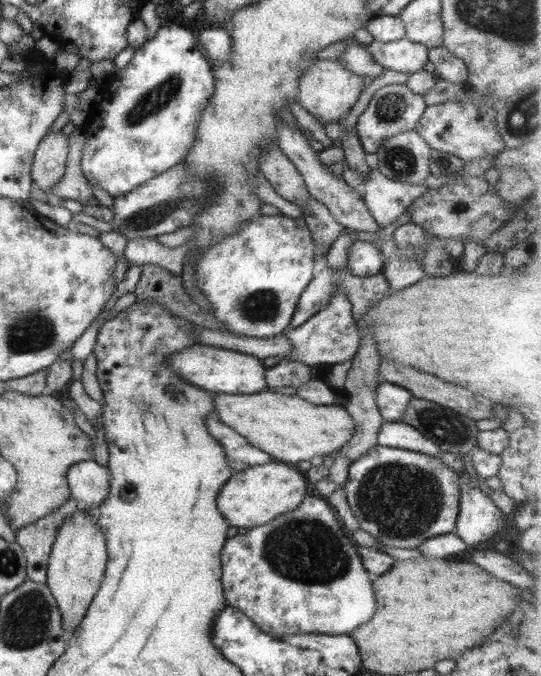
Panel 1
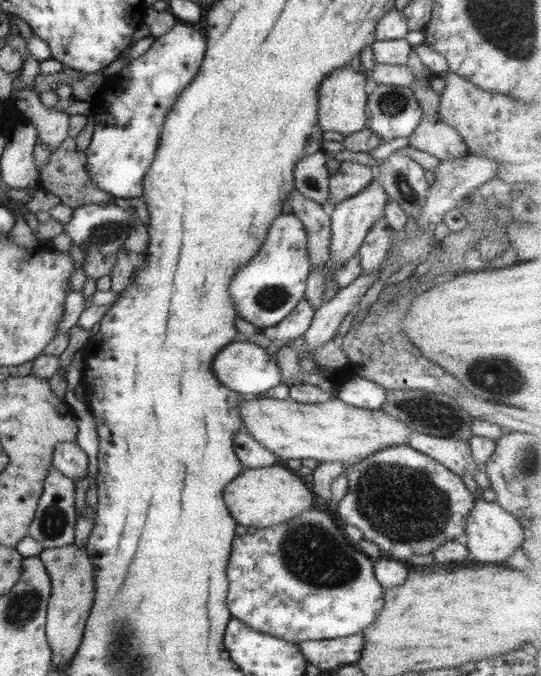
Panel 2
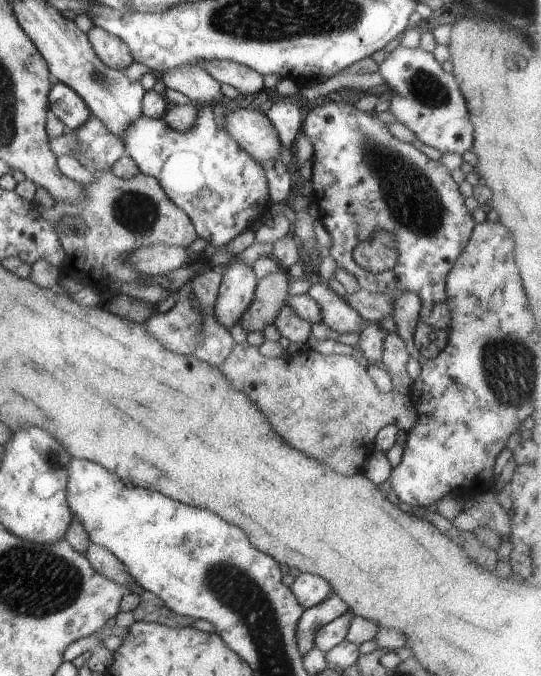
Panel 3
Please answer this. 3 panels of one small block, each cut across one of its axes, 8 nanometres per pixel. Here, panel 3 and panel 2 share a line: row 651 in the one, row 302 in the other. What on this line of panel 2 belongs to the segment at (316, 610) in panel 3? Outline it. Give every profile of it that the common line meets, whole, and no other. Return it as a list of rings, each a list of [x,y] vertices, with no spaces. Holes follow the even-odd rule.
[[[304,296],[282,322],[276,324],[275,327],[262,329],[260,332],[280,347],[305,334],[306,330],[310,328],[314,312],[312,303]]]

